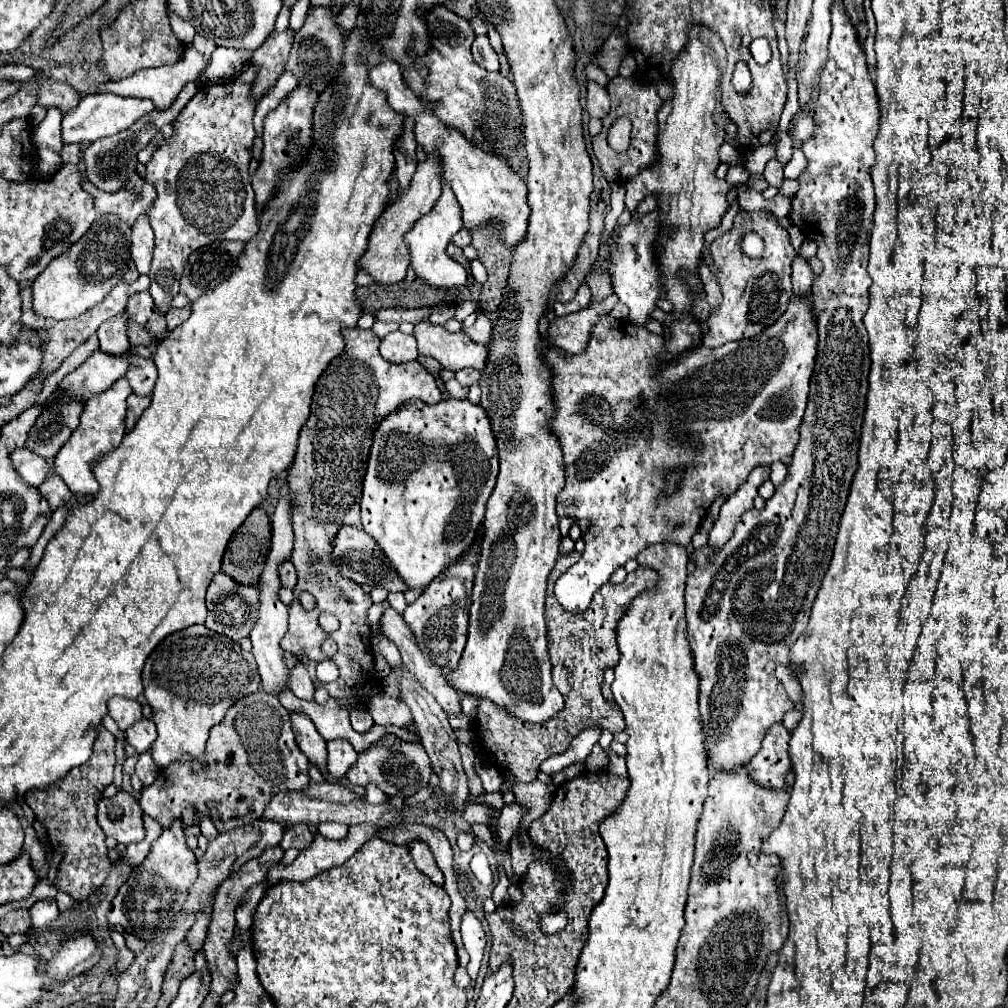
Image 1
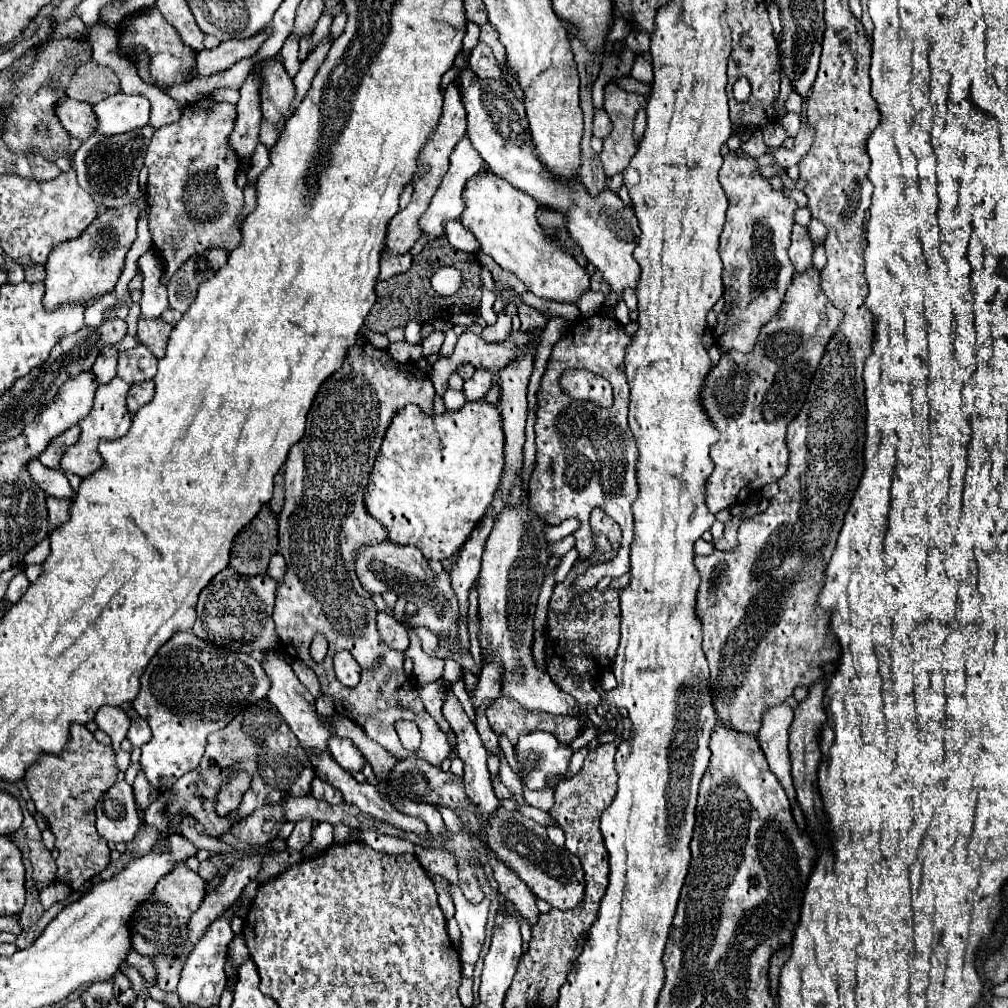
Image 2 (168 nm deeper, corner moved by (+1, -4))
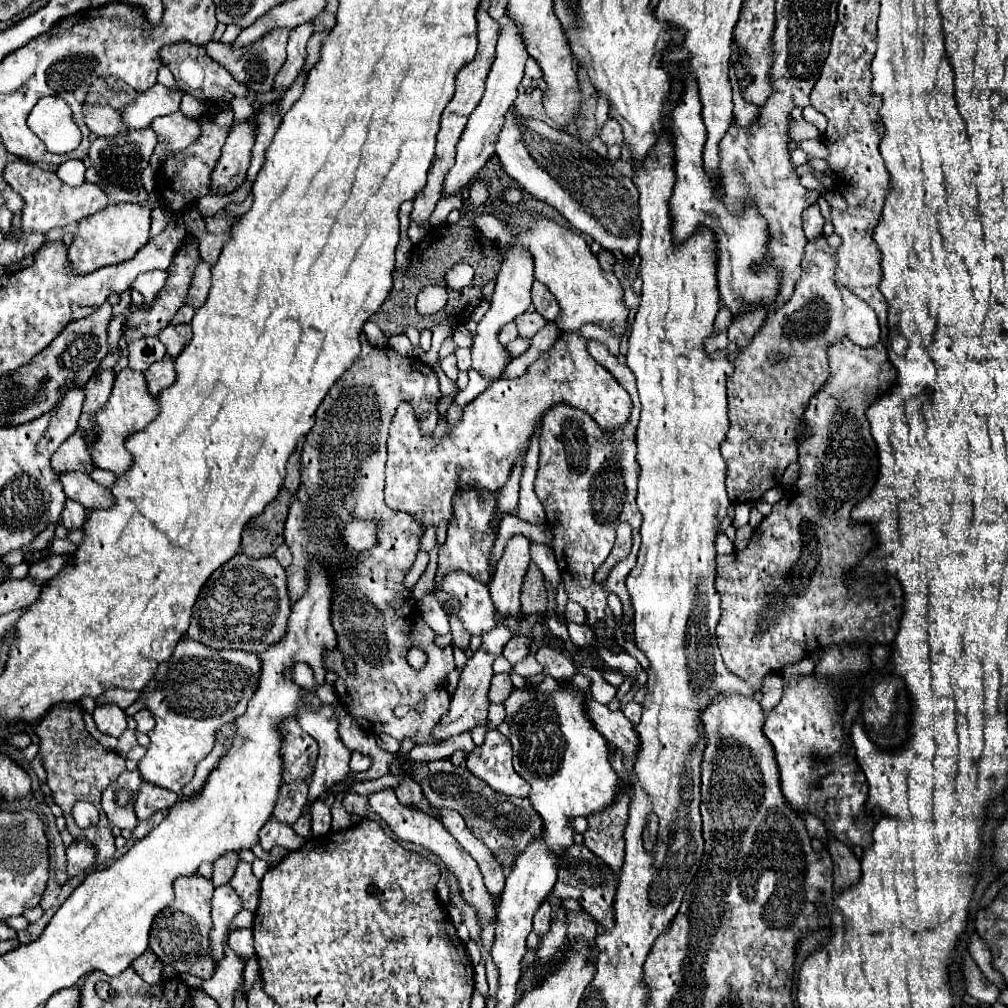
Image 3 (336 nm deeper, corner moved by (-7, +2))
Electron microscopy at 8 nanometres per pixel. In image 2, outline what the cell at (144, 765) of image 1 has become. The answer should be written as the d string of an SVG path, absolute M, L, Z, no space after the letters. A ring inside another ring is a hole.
M139 772L137 778L135 778L135 782L133 782L133 794L135 794L135 804L137 804L139 812L143 812L153 800L157 800L159 790L155 790L155 788L149 784L149 780L145 778L145 774Z

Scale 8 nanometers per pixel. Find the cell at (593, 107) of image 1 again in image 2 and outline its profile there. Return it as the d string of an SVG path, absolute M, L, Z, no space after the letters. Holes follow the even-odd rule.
M595 110L595 118L593 118L593 136L605 140L611 132L611 120L607 116L605 110Z

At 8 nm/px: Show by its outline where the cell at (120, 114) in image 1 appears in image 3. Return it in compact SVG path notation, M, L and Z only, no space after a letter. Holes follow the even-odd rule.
M155 84L145 92L139 92L129 104L125 104L119 114L127 128L149 128L151 122L159 116L167 116L179 110L181 92Z

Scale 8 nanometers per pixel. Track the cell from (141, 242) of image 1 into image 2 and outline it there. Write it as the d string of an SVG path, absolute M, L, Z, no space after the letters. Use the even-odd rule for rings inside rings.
M139 303L131 304L129 306L129 313L128 316L126 317L125 321L127 323L127 331L128 334L130 334L133 337L137 336L137 321L140 316L140 305Z

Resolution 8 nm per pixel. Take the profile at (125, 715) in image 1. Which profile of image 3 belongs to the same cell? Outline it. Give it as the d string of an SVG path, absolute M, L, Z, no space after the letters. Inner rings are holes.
M101 704L93 712L99 732L119 738L127 730L127 714L117 704Z

